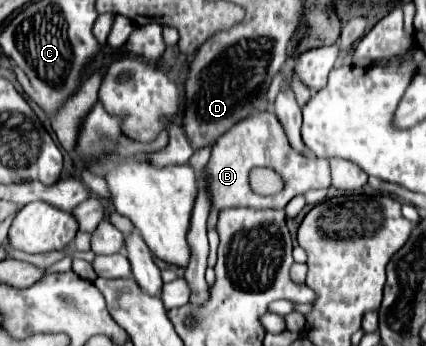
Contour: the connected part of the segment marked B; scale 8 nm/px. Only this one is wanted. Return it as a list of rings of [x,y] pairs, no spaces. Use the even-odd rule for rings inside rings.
[[[273,112],[253,114],[235,124],[229,132],[225,132],[211,148],[211,158],[205,166],[205,172],[207,172],[207,190],[211,194],[211,210],[217,212],[235,206],[247,206],[255,210],[285,208],[285,204],[297,194],[331,186],[327,160],[317,156],[303,156],[291,150],[283,134],[283,126],[279,124]]]

